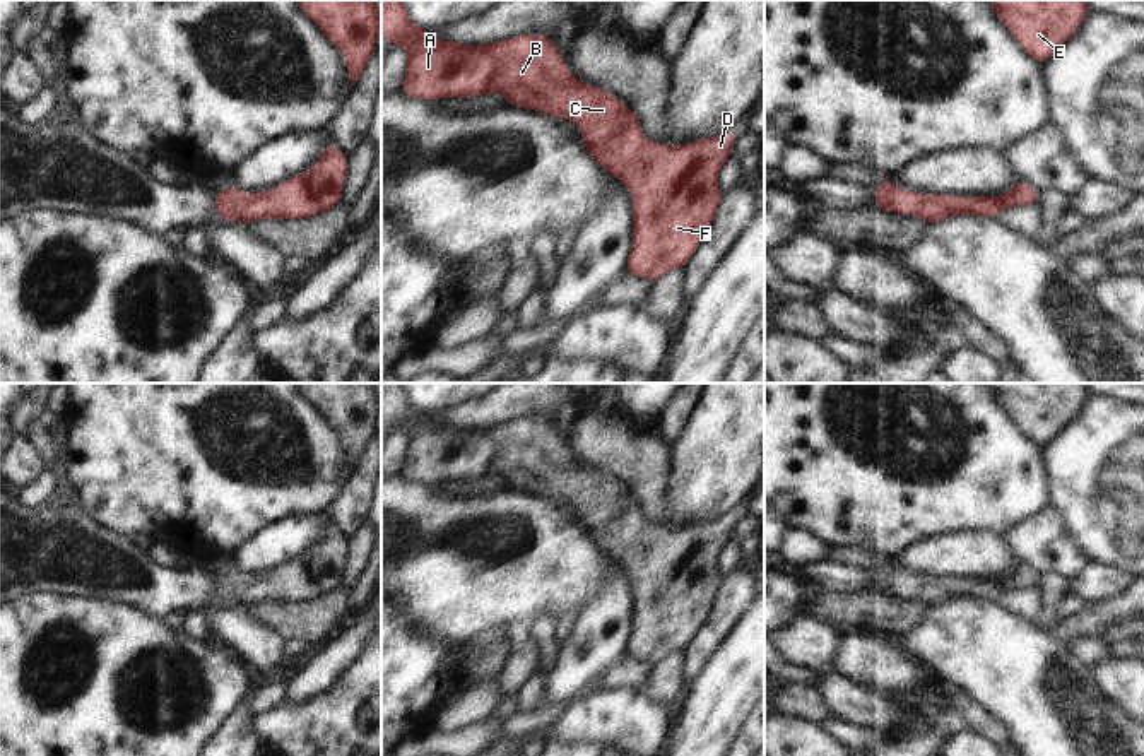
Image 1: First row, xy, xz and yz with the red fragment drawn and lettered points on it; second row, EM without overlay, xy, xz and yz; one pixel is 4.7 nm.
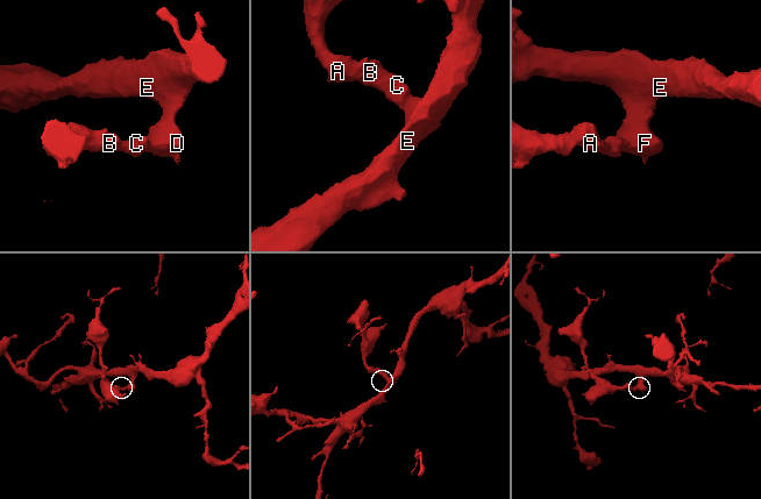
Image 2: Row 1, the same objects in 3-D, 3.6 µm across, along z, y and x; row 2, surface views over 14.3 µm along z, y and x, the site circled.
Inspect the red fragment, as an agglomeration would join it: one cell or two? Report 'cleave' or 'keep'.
keep

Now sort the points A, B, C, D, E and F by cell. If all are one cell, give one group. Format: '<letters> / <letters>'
A B C D E F

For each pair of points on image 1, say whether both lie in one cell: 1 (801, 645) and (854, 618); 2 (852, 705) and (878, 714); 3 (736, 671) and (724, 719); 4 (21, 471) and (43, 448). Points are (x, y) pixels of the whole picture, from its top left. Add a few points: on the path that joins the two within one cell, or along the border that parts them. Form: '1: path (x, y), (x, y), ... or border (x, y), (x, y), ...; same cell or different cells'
1: border (801, 614), (814, 614), (842, 635); different cells
2: path (859, 705), (871, 710); same cell
3: path (734, 683), (724, 695), (724, 707); same cell
4: border (21, 435), (47, 467); different cells

